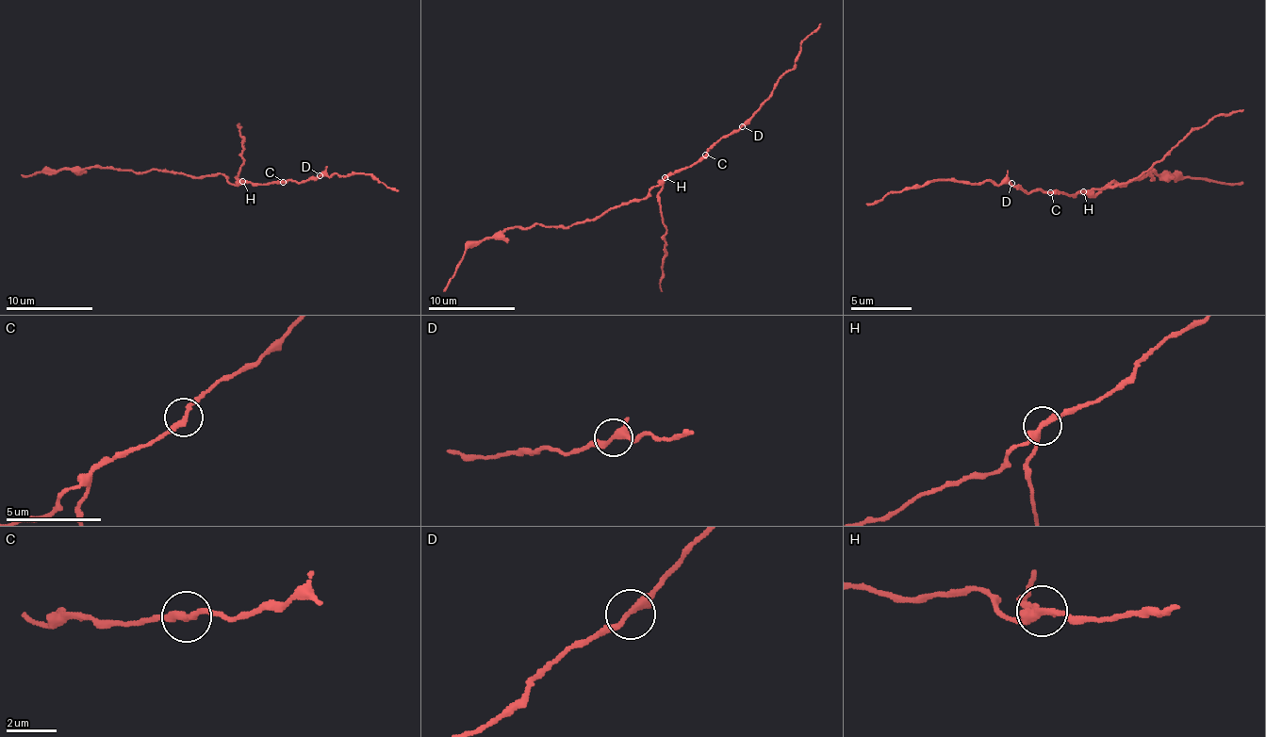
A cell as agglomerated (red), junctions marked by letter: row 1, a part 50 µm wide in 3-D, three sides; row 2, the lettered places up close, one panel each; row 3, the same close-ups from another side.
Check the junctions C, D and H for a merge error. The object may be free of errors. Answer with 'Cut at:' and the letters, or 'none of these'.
Cut at: H

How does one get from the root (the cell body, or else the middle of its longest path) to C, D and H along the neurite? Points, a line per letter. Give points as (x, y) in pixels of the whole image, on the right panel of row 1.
C: (1106, 188), (1096, 195), (1050, 192)
D: (1106, 188), (1096, 195), (1084, 192), (1066, 195), (1042, 188), (1027, 192), (1011, 183)
H: (1106, 188), (1096, 195), (1084, 192)

